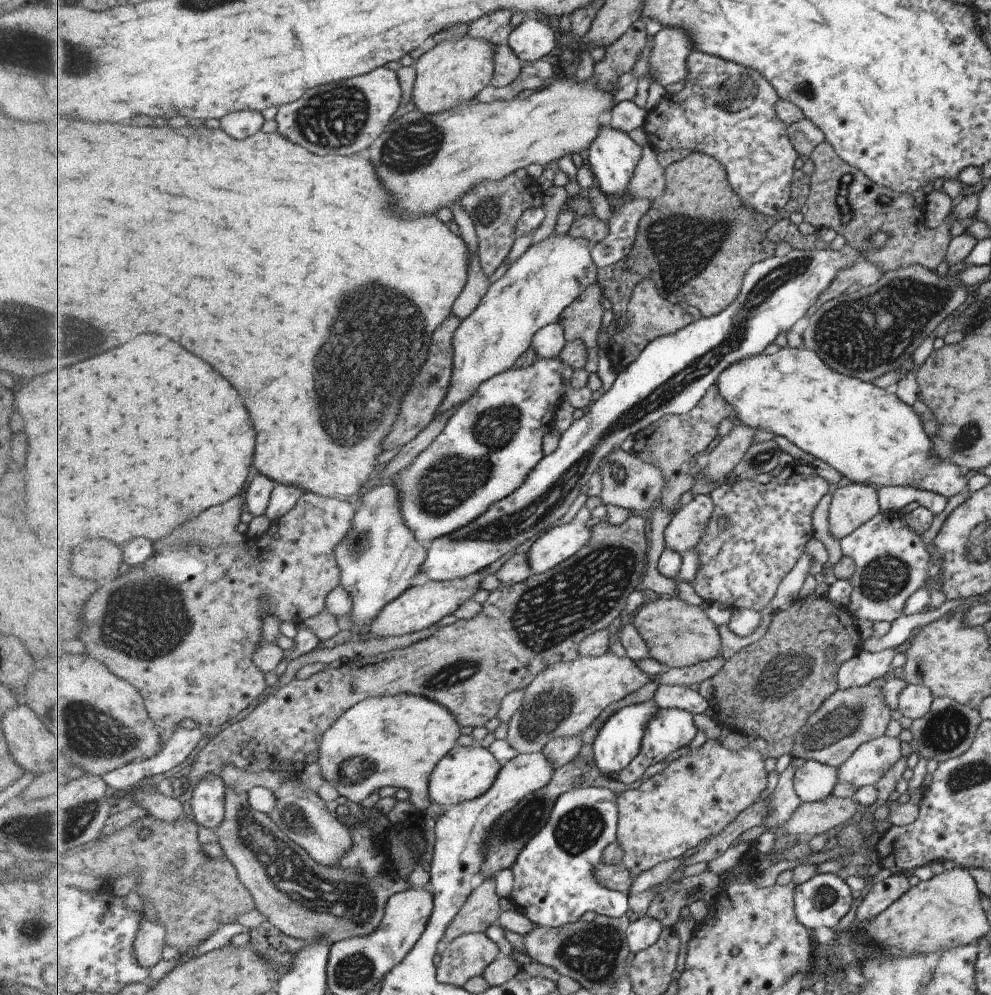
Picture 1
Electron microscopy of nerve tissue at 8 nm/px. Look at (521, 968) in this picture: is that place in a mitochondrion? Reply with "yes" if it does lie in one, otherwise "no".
no

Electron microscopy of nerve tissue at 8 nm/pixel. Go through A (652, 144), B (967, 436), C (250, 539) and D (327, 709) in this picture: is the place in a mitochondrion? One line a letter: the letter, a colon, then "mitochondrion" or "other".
A: other
B: mitochondrion
C: other
D: other

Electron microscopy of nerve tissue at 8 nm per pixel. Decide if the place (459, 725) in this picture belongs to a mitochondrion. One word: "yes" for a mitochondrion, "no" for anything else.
no

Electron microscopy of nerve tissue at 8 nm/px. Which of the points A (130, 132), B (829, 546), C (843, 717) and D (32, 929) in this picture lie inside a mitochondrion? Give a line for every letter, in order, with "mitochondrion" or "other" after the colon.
A: other
B: other
C: mitochondrion
D: mitochondrion

